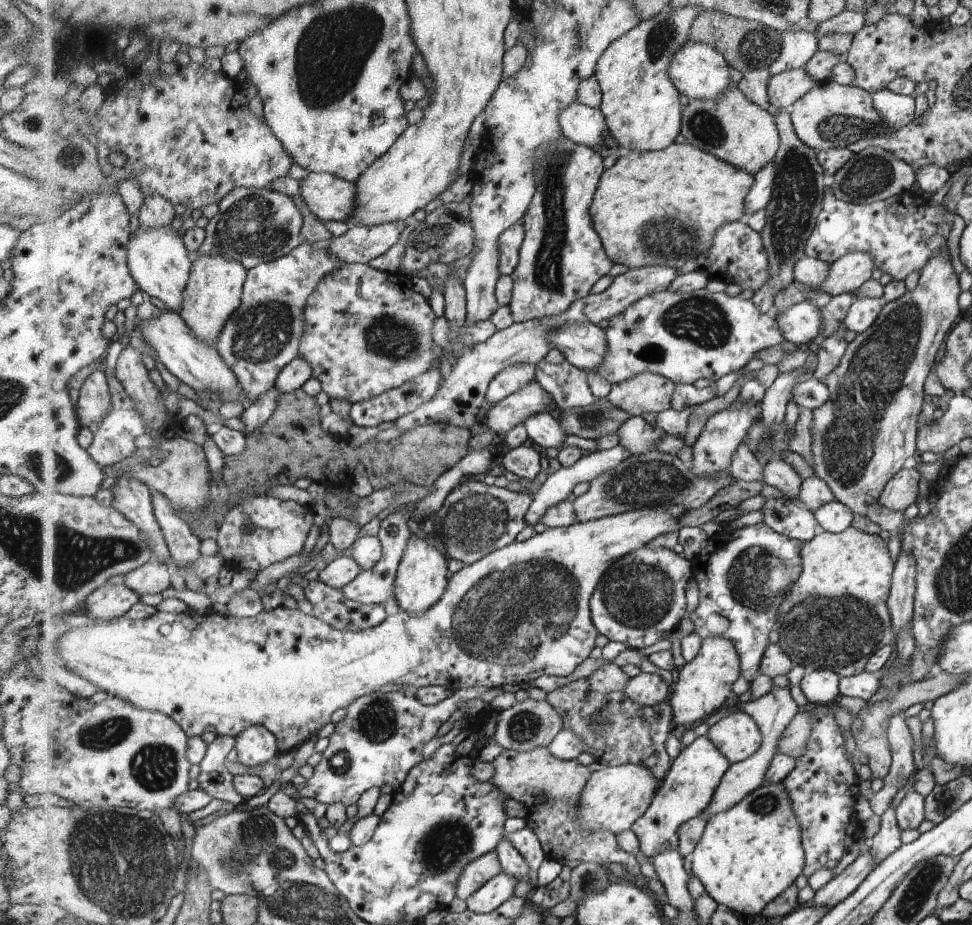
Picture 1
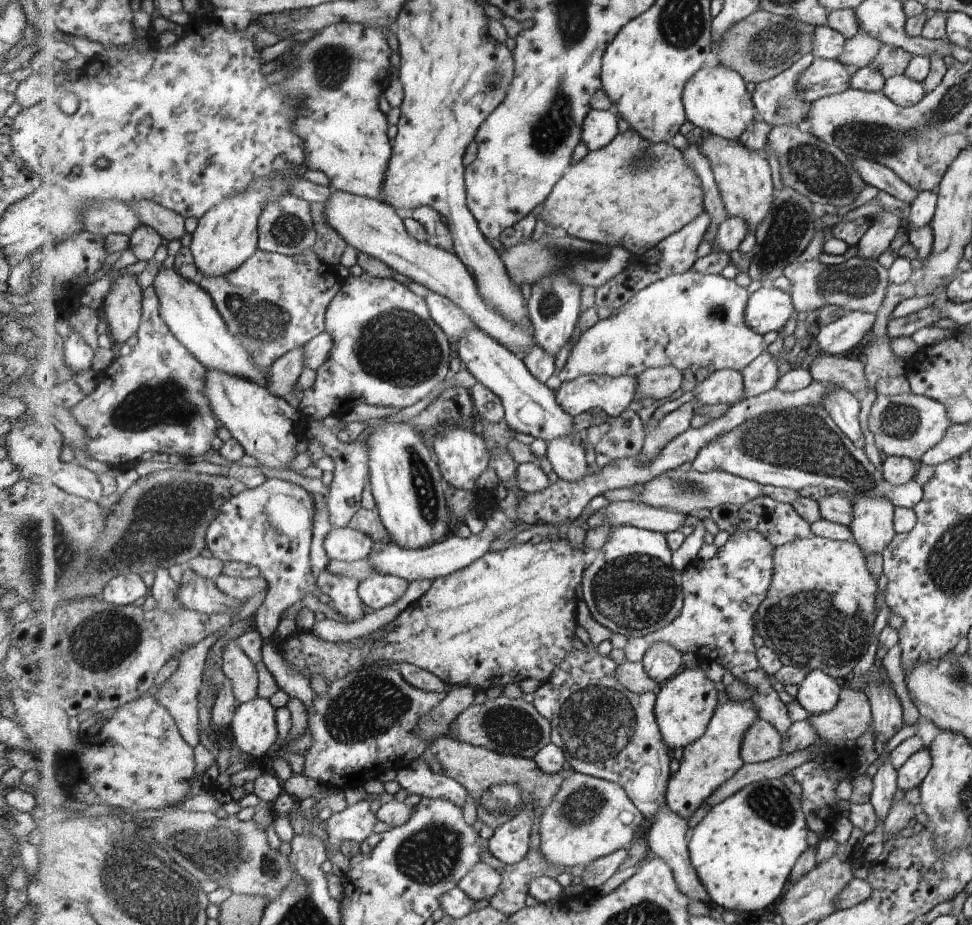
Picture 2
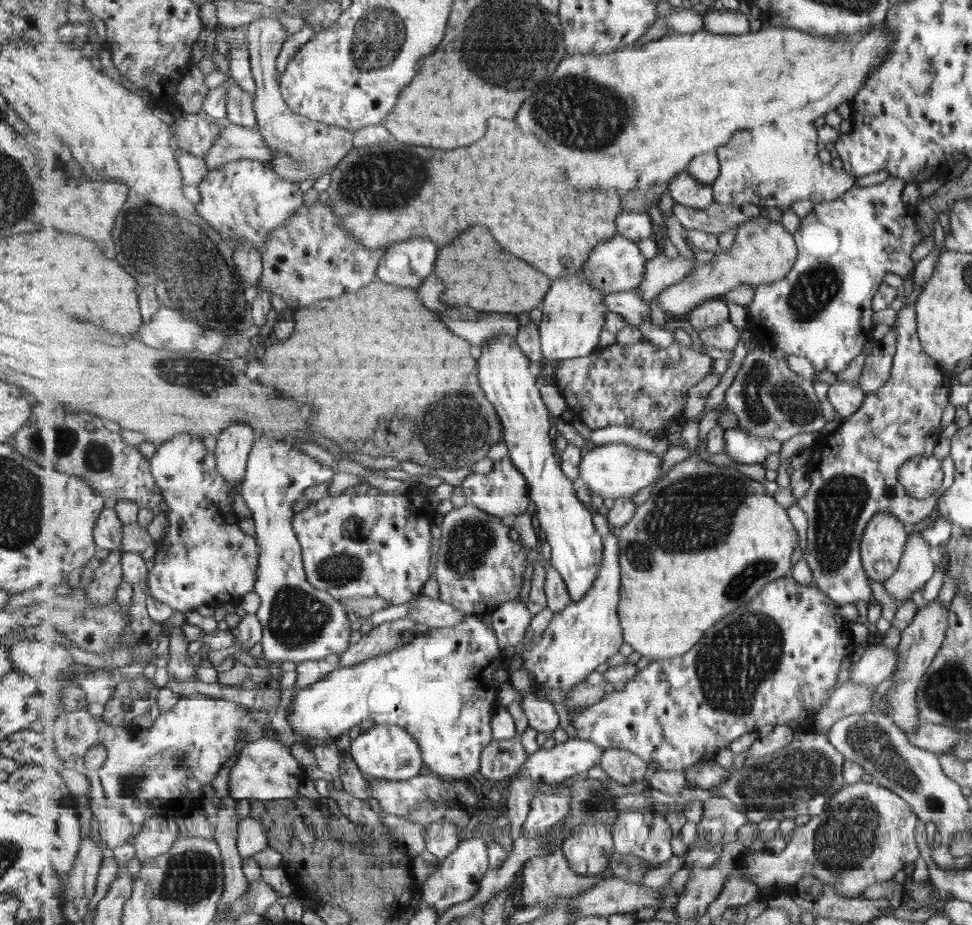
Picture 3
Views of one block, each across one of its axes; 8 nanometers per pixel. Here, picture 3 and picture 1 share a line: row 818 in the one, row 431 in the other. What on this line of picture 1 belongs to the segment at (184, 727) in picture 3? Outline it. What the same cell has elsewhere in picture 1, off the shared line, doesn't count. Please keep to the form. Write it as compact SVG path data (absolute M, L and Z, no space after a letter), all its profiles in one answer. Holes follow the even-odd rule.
M116 372L114 375L105 374L107 376L107 382L109 384L109 390L111 392L111 412L102 419L101 425L94 435L92 442L85 444L87 452L91 454L91 457L99 466L111 466L118 462L124 463L129 458L129 450L137 451L137 447L133 446L133 438L135 434L141 434L141 414L135 412L137 408L137 402L133 402L133 398L127 394L127 390L123 390L123 384L121 380L117 378ZM123 396L125 396L125 402L123 402ZM127 428L127 430L125 430ZM131 430L131 438L127 436ZM127 438L127 440L125 440ZM131 440L131 442L129 442Z

